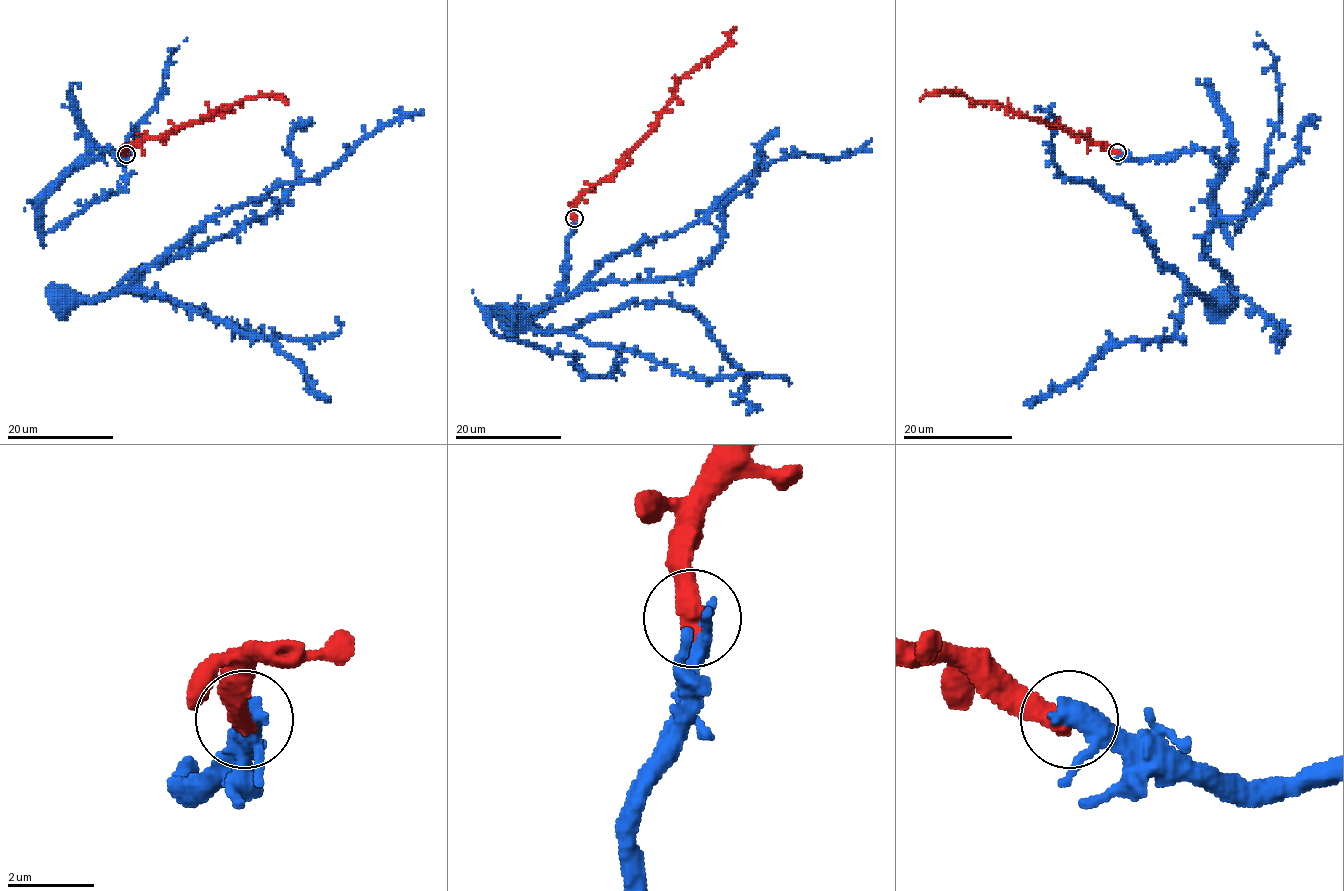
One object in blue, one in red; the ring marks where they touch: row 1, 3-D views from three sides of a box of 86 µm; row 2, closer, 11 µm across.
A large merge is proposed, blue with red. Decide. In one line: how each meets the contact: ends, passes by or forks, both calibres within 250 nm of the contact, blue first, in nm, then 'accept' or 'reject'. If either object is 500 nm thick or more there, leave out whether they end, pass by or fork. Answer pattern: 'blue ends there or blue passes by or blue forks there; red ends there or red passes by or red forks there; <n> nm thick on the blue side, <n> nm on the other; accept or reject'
blue passes by; red ends there; 420 nm thick on the blue side, 480 nm on the other; accept

